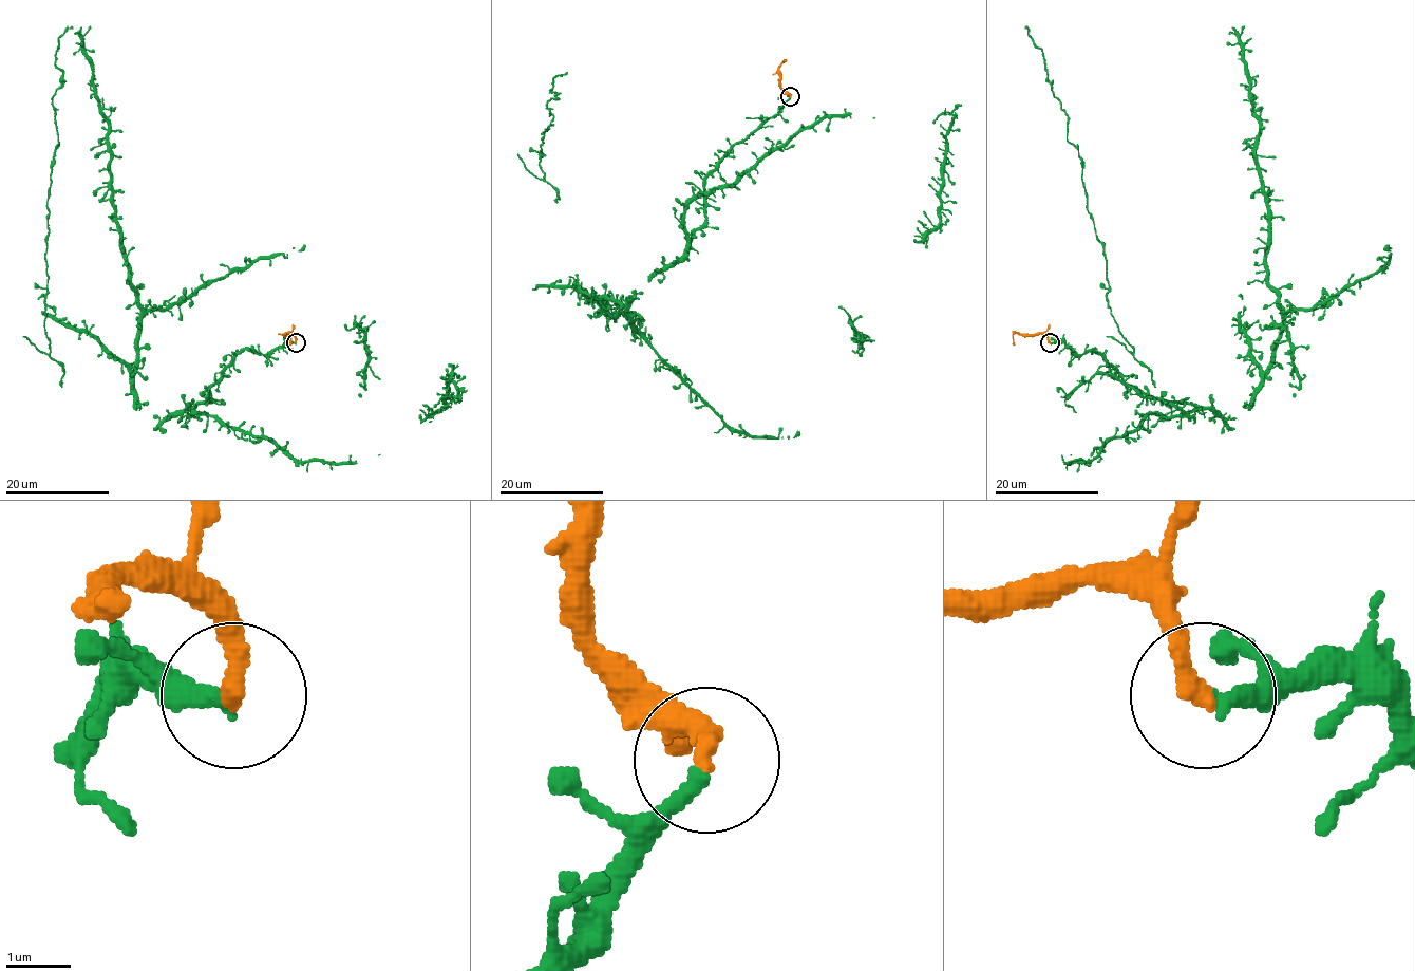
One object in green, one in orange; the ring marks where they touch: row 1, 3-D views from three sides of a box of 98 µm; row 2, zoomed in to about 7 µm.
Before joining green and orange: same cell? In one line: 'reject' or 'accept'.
accept

